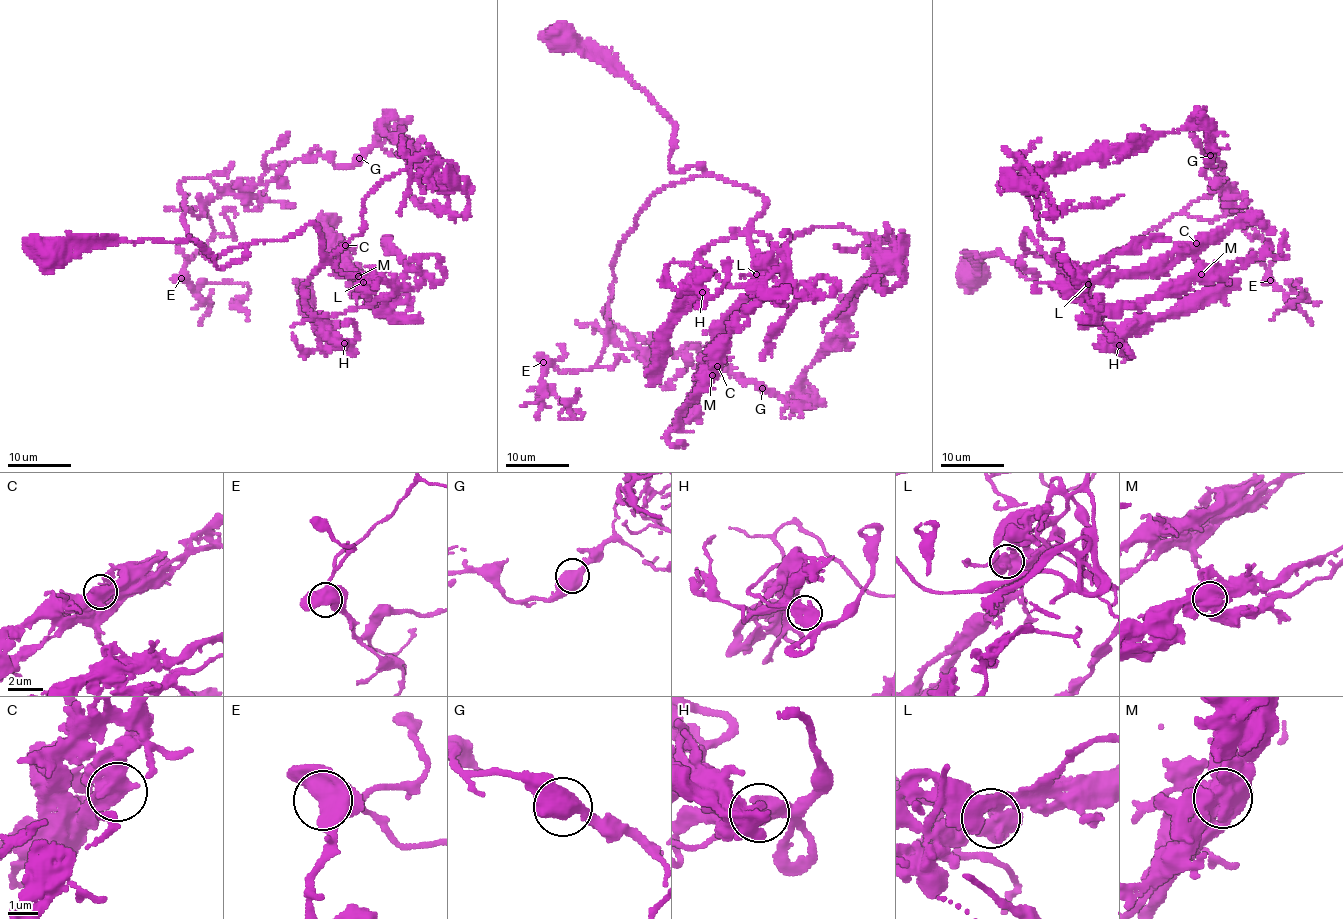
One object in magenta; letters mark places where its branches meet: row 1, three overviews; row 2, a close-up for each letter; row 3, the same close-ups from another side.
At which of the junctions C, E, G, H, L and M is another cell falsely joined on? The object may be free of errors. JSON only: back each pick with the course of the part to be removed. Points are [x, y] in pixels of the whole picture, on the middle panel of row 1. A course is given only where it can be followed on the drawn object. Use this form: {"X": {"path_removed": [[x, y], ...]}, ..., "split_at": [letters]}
{"split_at": []}

